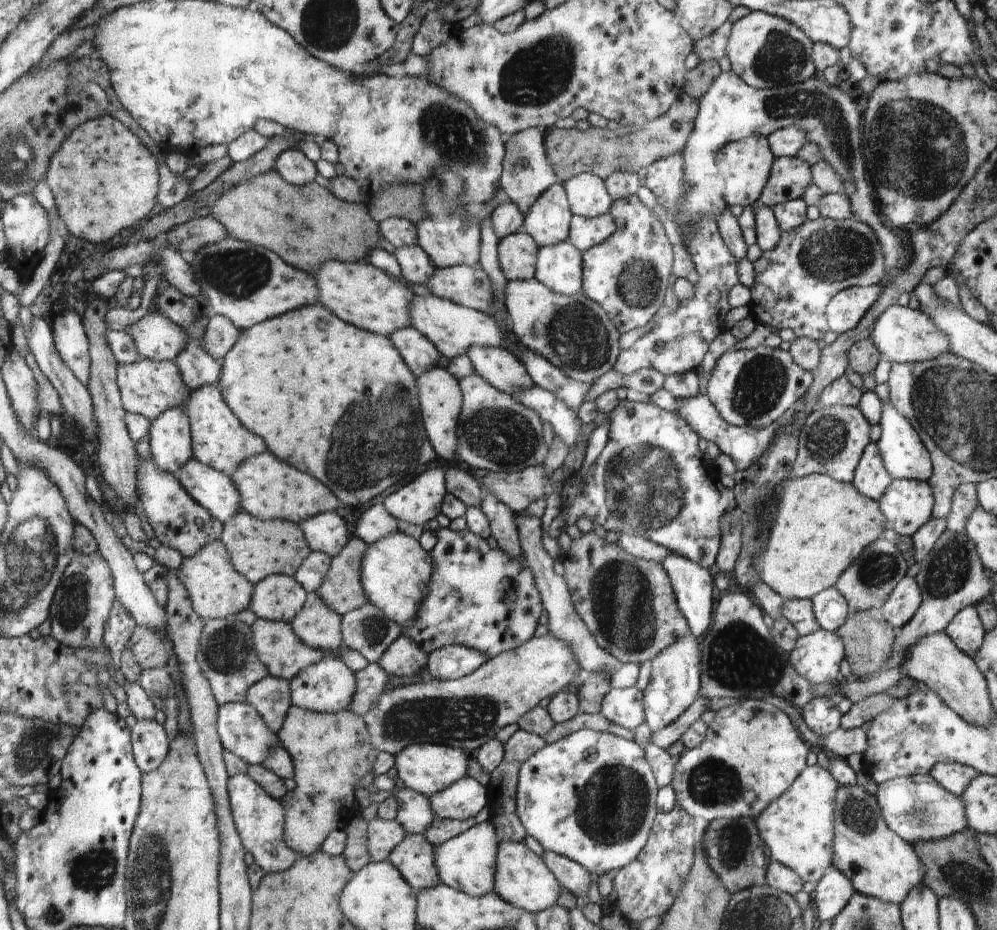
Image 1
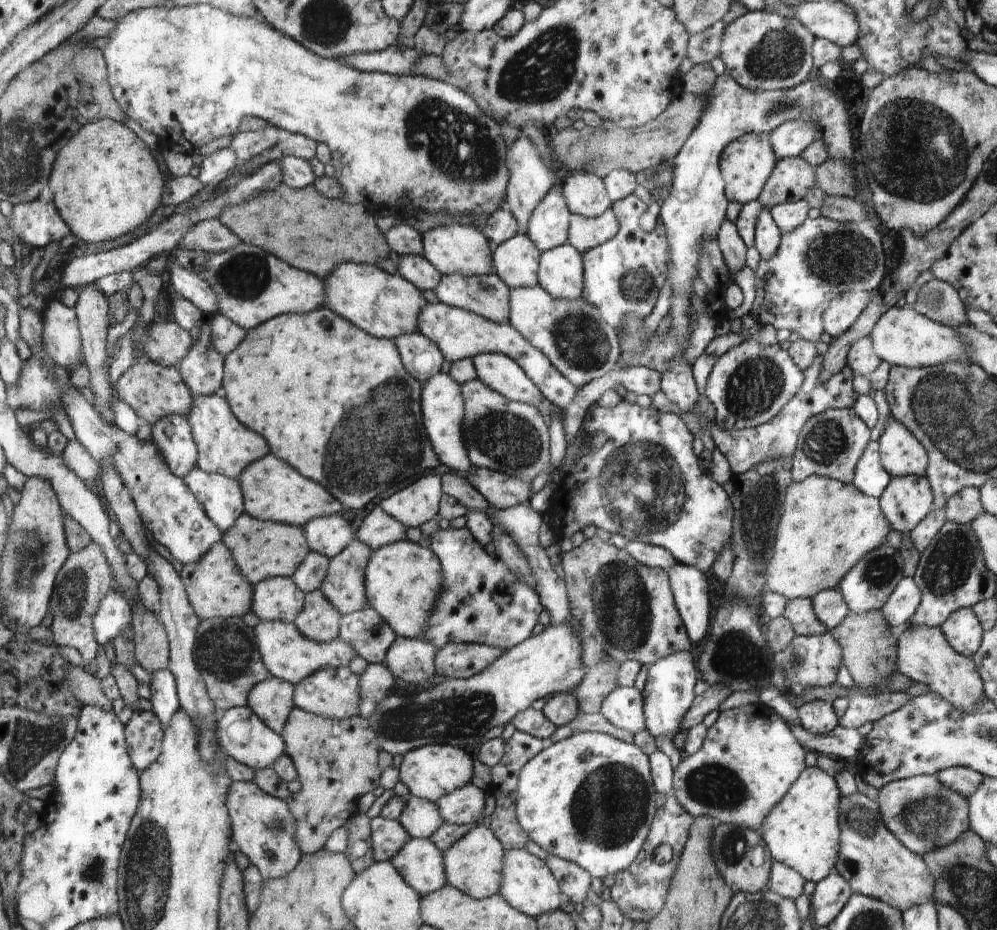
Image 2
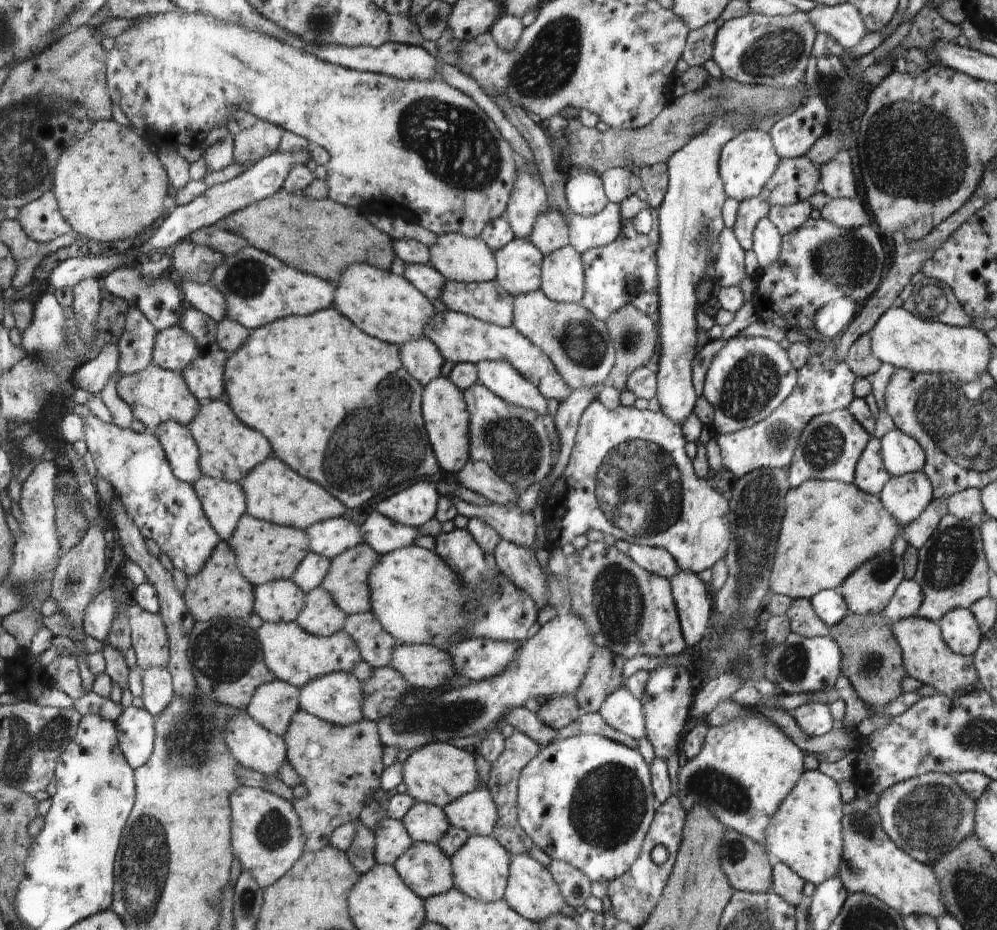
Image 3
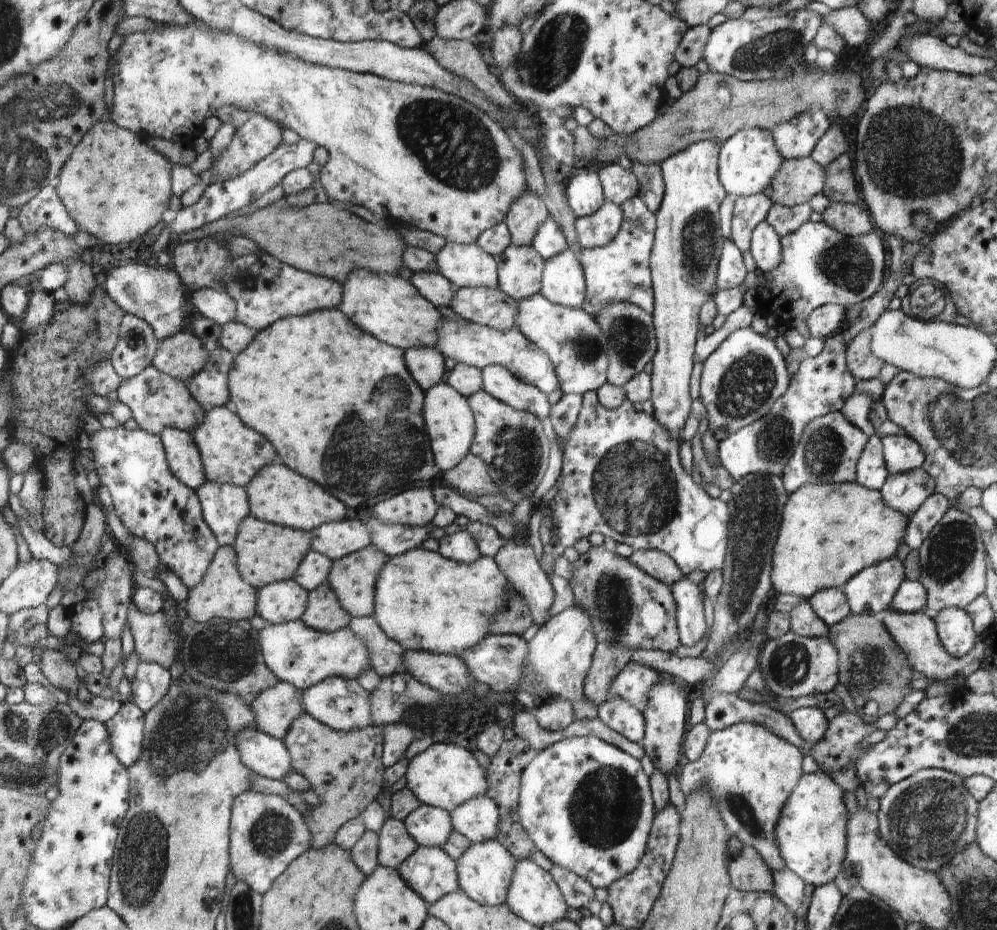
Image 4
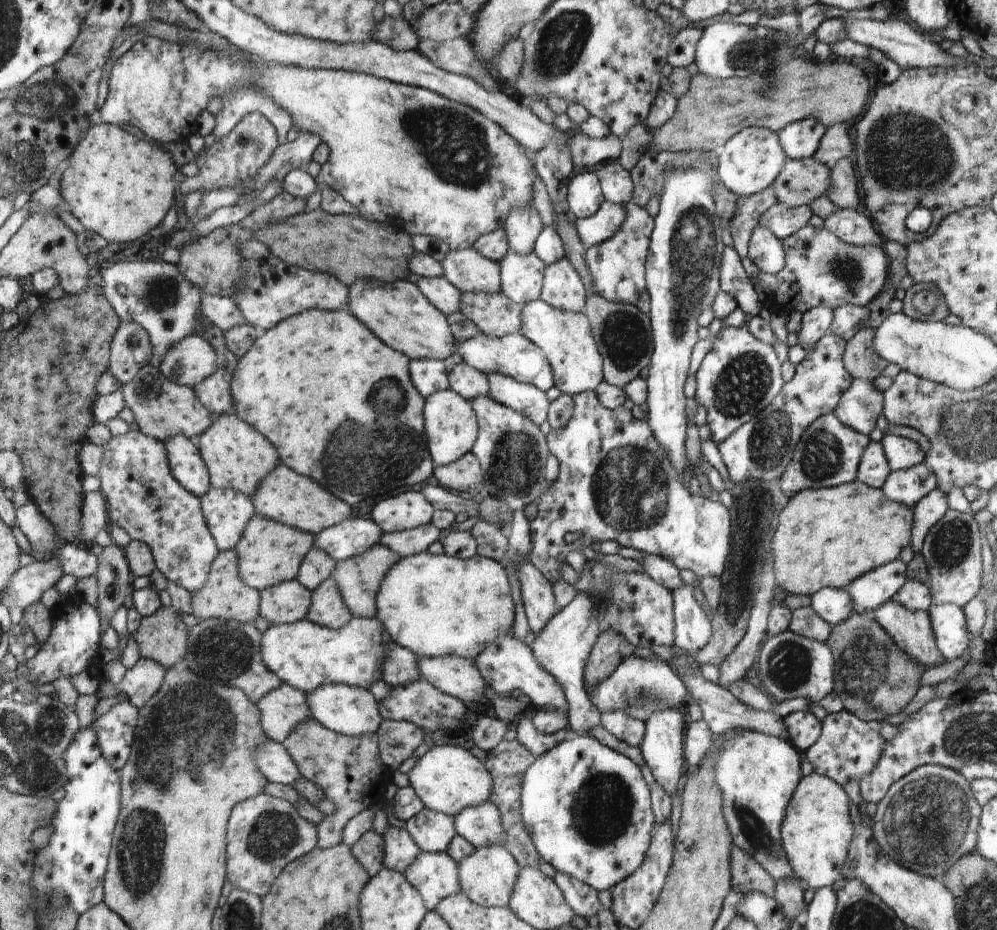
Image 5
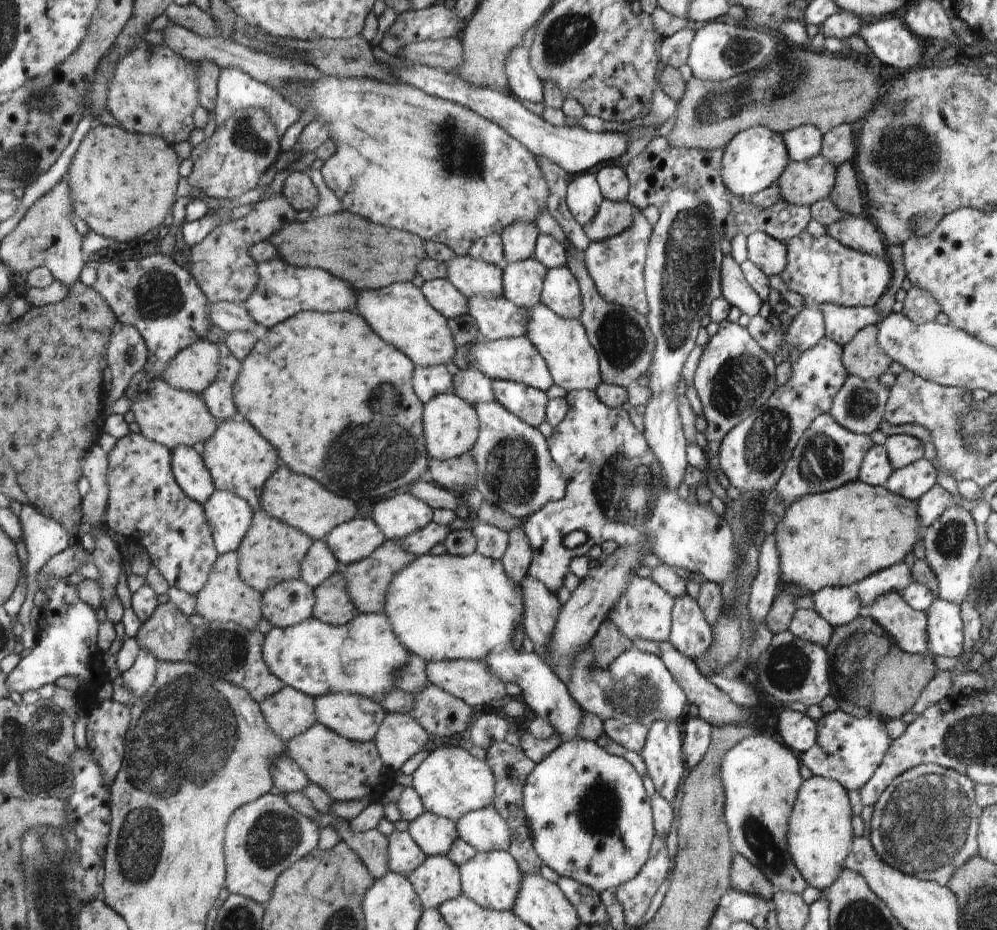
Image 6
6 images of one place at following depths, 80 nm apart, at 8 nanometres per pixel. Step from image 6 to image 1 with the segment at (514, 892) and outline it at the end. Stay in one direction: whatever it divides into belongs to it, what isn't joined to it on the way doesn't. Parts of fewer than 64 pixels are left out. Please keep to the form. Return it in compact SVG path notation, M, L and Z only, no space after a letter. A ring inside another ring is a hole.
M489 820L479 824L475 823L462 834L434 848L435 865L442 883L473 897L481 897L494 891L500 840Z

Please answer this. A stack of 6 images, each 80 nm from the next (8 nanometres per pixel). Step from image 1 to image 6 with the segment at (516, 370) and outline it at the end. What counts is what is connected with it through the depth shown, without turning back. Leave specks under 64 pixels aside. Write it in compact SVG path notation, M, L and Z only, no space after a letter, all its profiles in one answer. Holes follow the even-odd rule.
M494 379L491 382L493 395L508 412L514 413L532 428L538 428L544 420L544 408L547 408L546 394L540 389L529 387L514 381Z

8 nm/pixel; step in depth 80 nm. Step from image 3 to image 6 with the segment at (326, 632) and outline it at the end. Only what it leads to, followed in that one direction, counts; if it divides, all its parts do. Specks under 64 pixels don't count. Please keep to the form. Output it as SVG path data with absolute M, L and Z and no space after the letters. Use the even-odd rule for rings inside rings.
M336 572L315 588L314 617L334 625L350 623L359 609L351 601L347 592L347 580L342 573Z

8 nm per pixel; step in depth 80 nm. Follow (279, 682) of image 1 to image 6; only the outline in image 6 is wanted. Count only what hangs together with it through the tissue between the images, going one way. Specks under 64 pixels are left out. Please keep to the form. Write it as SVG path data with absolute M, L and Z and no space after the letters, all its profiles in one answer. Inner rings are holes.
M290 685L264 699L261 707L267 725L284 741L302 735L318 720L315 699Z

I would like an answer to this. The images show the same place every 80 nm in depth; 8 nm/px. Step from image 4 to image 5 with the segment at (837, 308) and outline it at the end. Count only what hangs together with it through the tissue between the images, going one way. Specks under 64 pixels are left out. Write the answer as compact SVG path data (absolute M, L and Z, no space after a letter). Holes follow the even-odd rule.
M826 306L815 307L806 312L802 316L802 324L797 333L800 347L808 351L812 344L817 344L830 332L834 319L834 308Z

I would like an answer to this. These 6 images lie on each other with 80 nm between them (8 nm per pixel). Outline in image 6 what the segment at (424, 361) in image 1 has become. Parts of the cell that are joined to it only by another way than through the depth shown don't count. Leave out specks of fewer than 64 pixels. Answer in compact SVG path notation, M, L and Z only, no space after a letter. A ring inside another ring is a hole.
M444 365L431 367L417 366L414 370L414 391L426 405L435 396L452 394L452 368Z

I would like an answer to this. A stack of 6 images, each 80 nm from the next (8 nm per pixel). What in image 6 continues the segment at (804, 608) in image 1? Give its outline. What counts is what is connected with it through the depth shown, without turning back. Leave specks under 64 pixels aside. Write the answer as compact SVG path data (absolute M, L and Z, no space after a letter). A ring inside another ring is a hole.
M797 608L787 630L802 640L812 641L825 649L834 634L834 626L814 608Z

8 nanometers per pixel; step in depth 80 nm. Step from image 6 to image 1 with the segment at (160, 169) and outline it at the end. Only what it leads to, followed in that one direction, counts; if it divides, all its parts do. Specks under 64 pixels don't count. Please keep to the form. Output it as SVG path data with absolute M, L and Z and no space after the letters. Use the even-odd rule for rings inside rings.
M106 115L84 123L71 134L52 159L46 182L53 190L56 207L71 234L90 242L104 244L110 242L116 234L124 234L124 230L134 229L142 220L150 218L152 210L159 202L161 172L156 156L134 131L115 116Z

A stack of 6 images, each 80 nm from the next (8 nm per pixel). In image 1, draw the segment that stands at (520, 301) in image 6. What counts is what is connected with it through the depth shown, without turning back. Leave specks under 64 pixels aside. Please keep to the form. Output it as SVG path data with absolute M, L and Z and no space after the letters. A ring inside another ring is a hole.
M520 231L500 239L497 249L499 265L508 282L535 278L539 246L528 233Z

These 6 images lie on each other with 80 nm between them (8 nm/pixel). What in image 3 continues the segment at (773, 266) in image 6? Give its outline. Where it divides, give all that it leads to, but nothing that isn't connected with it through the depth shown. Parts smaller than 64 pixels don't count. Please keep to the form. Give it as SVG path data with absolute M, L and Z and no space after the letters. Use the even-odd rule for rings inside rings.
M768 216L760 219L753 232L752 250L755 251L760 271L768 268L781 251L781 234Z

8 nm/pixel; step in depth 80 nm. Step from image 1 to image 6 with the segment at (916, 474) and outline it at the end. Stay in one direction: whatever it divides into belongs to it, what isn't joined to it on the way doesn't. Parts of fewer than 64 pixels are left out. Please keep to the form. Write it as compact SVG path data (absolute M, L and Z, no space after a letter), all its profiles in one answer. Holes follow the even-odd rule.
M906 434L890 435L884 444L893 469L907 467L922 459L924 445L917 437Z

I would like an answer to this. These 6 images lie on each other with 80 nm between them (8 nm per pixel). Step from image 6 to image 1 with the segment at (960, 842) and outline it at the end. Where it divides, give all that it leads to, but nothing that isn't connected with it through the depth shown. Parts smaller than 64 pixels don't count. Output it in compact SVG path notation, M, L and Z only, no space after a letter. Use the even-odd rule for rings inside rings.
M930 773L894 777L880 783L876 800L879 800L880 808L883 809L886 823L912 846L946 839L968 826L963 800L948 792Z

